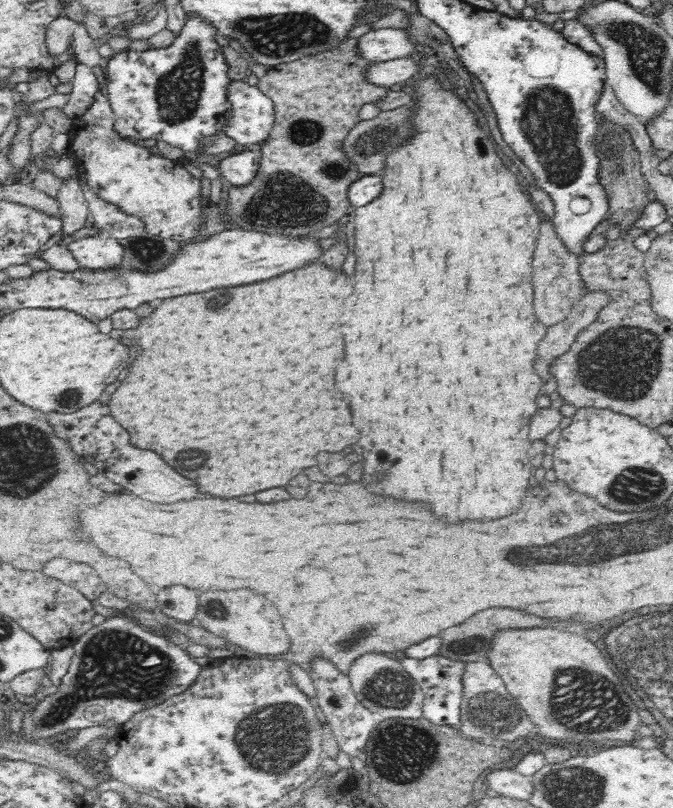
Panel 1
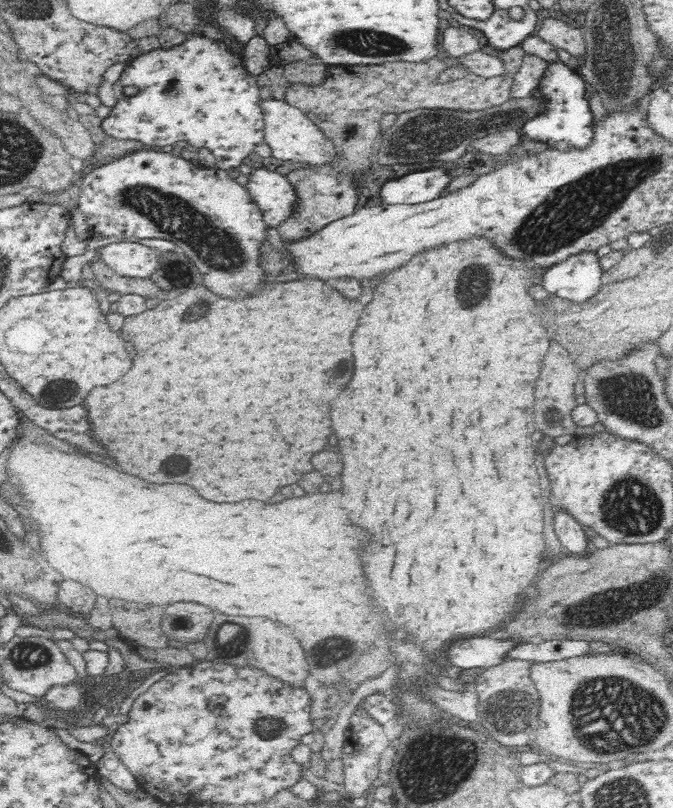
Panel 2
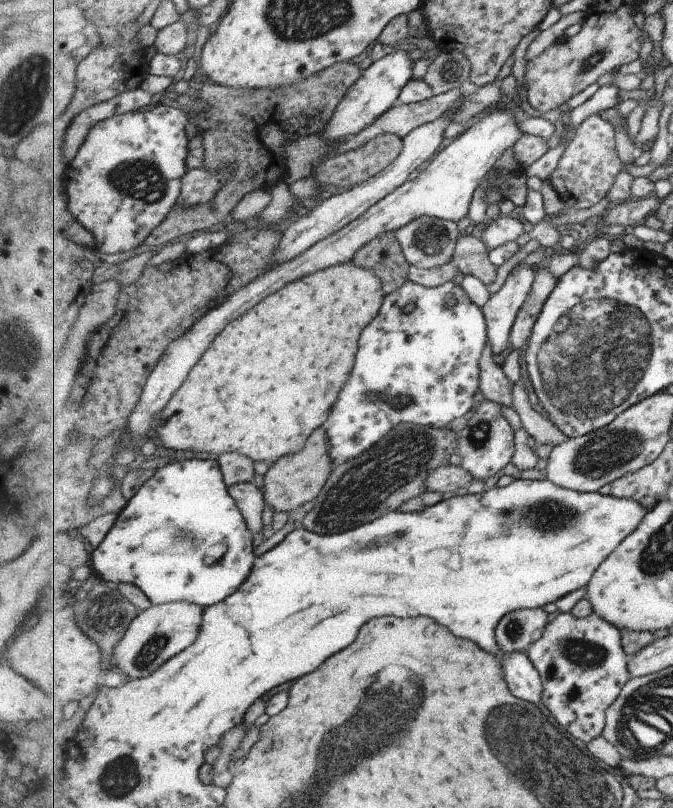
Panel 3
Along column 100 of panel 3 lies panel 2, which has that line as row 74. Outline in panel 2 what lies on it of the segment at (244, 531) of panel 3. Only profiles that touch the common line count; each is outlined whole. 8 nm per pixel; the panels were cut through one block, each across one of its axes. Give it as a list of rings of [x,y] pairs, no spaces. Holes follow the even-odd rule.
[[[548,62],[546,70],[537,85],[537,88],[546,97],[546,112],[542,117],[528,120],[521,131],[534,141],[544,142],[547,147],[574,148],[585,147],[592,141],[595,125],[588,100],[584,98],[584,78],[569,65],[557,62]]]

